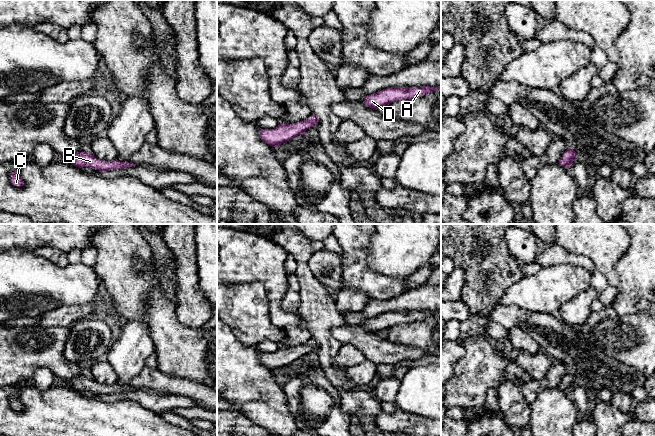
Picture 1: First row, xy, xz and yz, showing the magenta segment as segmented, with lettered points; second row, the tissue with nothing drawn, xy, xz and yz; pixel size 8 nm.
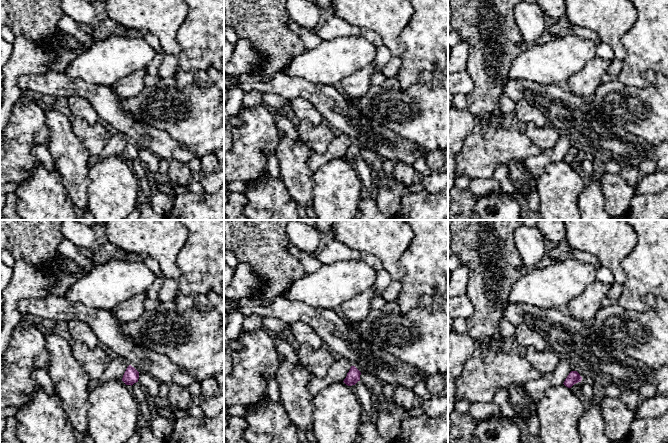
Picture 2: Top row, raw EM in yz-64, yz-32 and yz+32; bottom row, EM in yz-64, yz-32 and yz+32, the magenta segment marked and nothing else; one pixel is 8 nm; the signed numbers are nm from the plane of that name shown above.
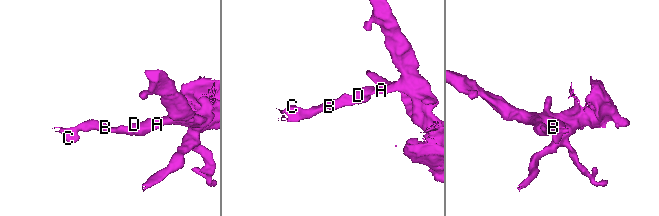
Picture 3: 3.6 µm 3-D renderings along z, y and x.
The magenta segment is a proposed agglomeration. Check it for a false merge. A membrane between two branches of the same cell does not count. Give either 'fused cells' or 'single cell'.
single cell

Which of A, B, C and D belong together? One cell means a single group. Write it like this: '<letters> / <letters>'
A B C D

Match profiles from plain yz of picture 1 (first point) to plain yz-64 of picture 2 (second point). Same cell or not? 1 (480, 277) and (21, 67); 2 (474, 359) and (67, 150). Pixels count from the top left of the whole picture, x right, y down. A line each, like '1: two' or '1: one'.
1: two
2: two

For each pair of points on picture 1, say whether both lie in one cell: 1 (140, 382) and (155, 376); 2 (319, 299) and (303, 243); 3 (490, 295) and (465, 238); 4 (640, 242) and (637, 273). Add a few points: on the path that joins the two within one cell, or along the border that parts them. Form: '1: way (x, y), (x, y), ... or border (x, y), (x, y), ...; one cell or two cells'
1: way (144, 381), (151, 379); one cell
2: way (309, 285), (303, 273), (303, 257); one cell
3: way (488, 281), (488, 265), (479, 252); one cell
4: way (640, 250), (640, 265); one cell

